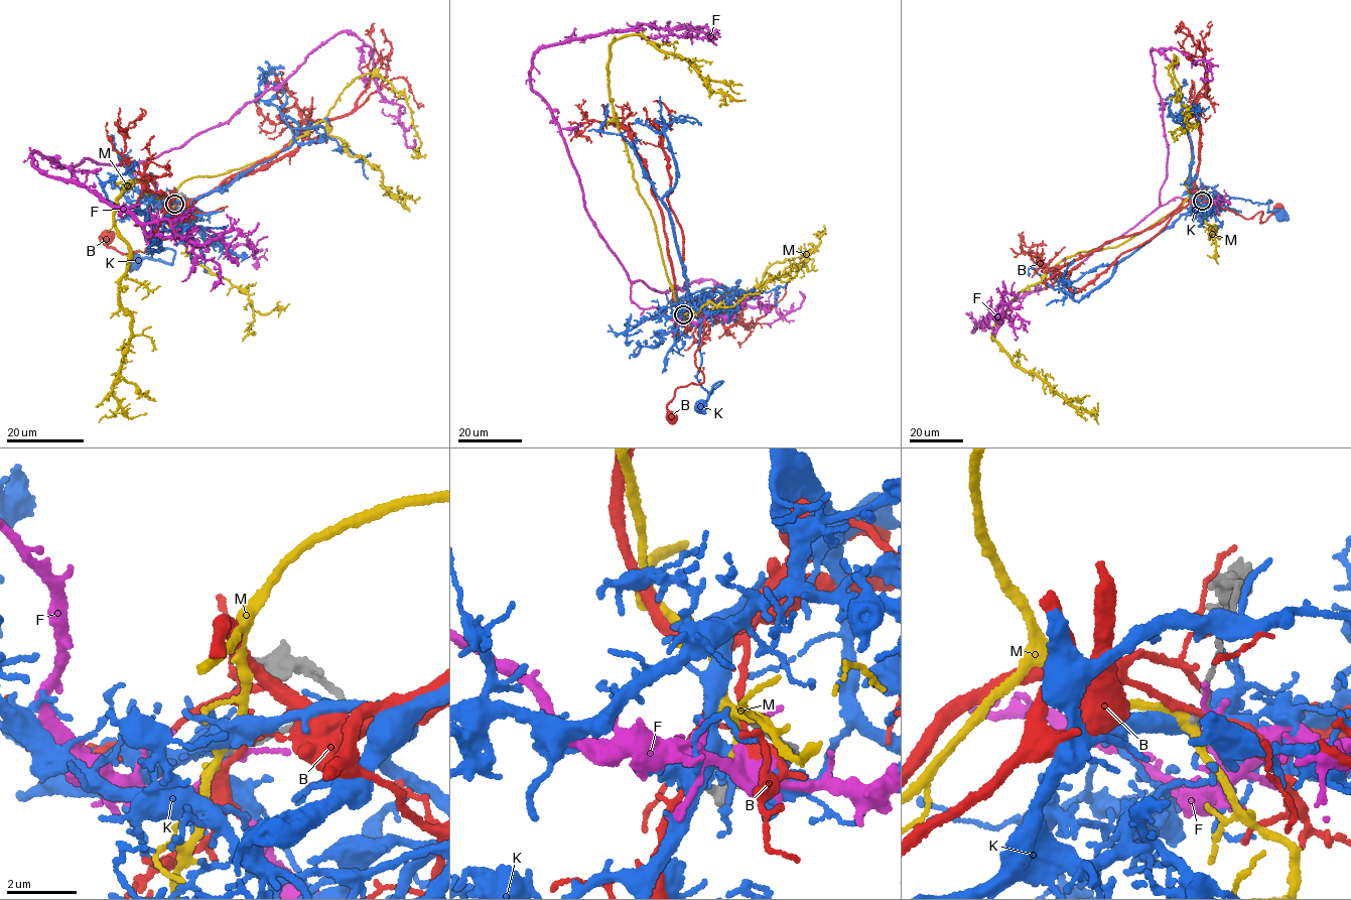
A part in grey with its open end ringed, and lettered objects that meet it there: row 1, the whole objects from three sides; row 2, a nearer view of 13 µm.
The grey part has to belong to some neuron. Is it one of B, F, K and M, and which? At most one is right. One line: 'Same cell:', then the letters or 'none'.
Same cell: none

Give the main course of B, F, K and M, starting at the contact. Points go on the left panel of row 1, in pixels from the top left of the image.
B: (175, 205), (265, 169), (301, 143), (307, 116), (344, 117), (393, 78), (405, 79), (418, 108), (423, 106)
F: (176, 205), (160, 207), (133, 161), (61, 168), (32, 153), (193, 242), (267, 237)
K: (175, 205), (189, 200), (194, 209), (154, 240), (174, 251), (174, 258), (170, 263), (136, 260)
M: (174, 204), (176, 191), (149, 199), (145, 177), (114, 212), (131, 331), (112, 385), (128, 417), (146, 413)

